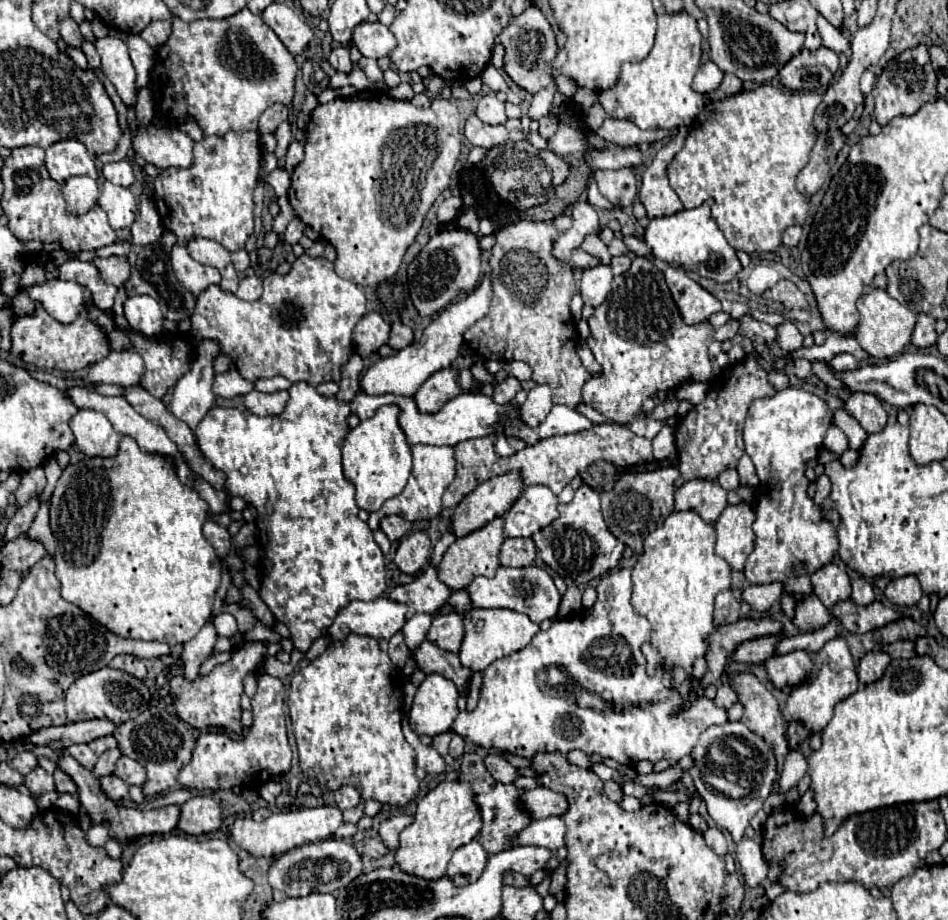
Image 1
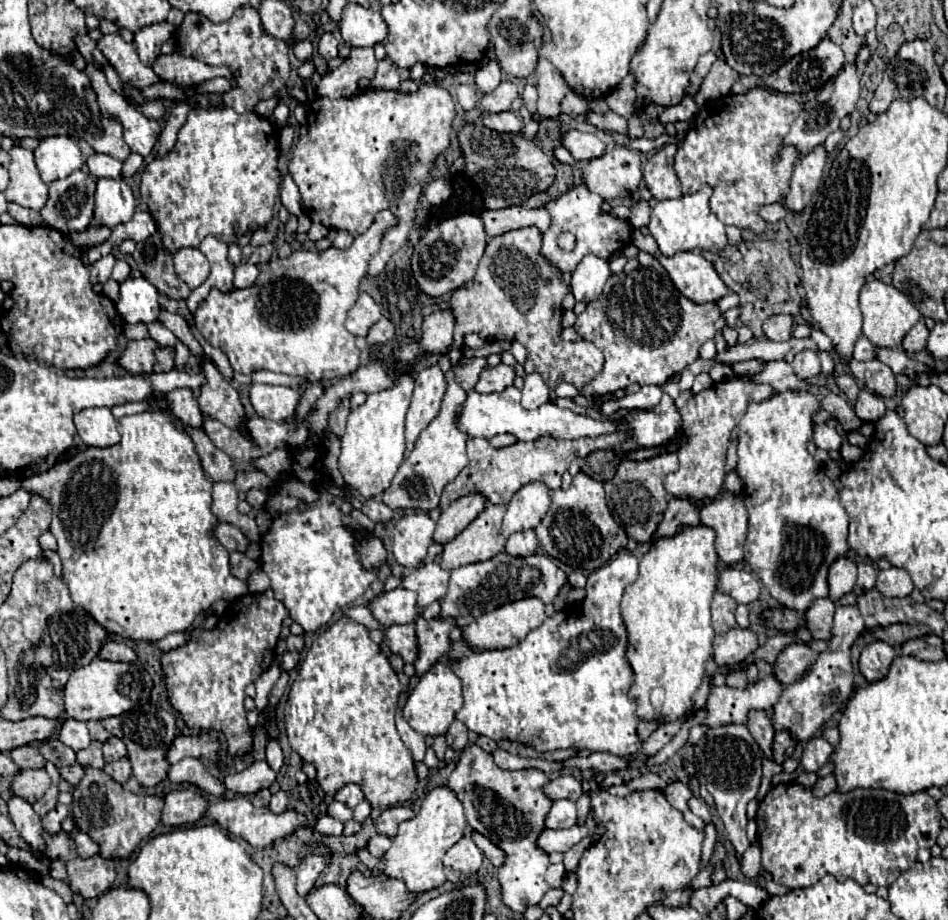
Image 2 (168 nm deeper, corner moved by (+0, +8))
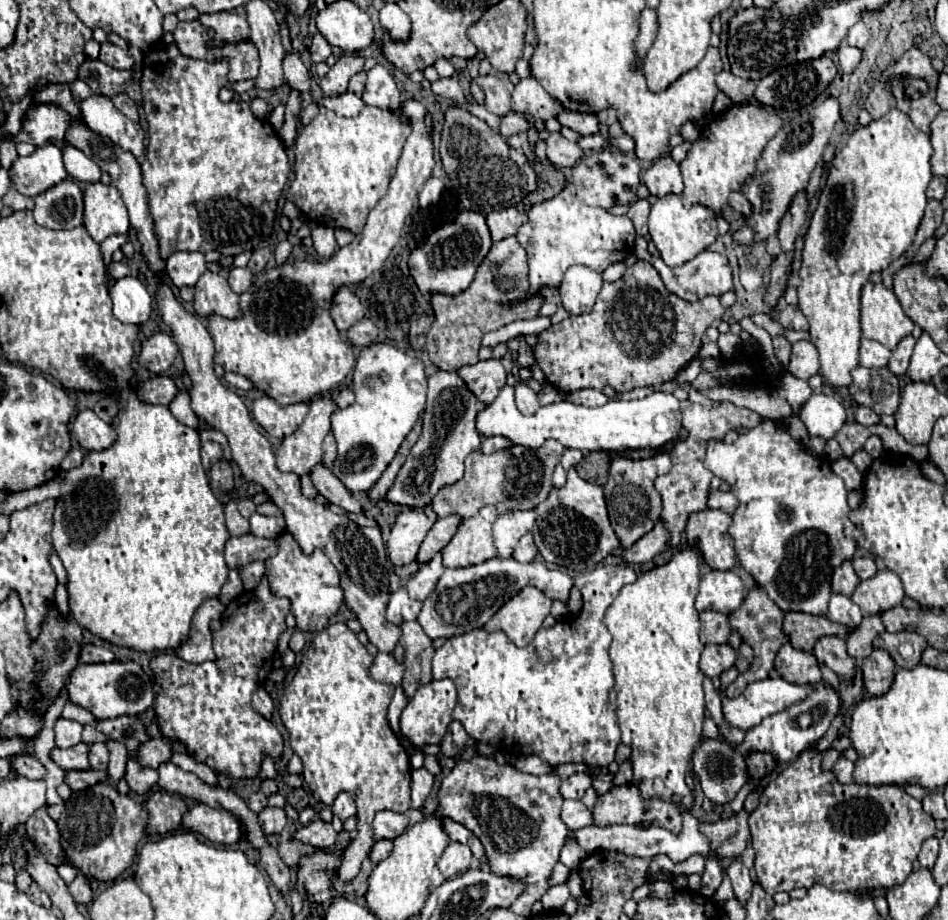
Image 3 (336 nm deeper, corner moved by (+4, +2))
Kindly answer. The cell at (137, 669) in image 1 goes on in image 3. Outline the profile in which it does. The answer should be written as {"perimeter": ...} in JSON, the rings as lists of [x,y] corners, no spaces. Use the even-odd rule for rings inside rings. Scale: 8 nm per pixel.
{"perimeter":[[[84,644],[80,650],[78,664],[92,664],[92,662],[112,662],[114,654],[108,648],[94,646],[94,644]]]}

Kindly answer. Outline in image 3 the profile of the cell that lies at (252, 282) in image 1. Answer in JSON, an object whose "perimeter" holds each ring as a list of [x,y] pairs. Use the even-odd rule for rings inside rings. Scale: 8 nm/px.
{"perimeter":[[[232,268],[228,282],[236,294],[244,294],[252,284],[252,274],[248,268]]]}

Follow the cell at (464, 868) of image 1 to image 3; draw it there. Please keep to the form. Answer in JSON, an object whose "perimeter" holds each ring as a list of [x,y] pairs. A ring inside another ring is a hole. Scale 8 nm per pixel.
{"perimeter":[[[450,842],[438,860],[438,868],[444,874],[444,878],[452,878],[456,874],[466,872],[470,868],[470,862],[472,862],[470,848],[460,842]]]}

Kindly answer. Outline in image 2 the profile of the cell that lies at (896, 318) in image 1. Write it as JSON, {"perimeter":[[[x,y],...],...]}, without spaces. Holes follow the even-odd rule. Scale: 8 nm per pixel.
{"perimeter":[[[870,278],[860,292],[860,310],[864,316],[864,336],[878,348],[898,348],[906,332],[918,322],[918,308],[894,286],[888,286],[876,278]]]}

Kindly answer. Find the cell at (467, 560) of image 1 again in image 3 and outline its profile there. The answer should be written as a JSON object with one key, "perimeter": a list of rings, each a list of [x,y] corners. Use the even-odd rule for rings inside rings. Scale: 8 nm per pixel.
{"perimeter":[[[484,506],[476,516],[462,520],[452,540],[442,548],[446,568],[462,568],[494,558],[492,524],[498,518],[494,506]]]}

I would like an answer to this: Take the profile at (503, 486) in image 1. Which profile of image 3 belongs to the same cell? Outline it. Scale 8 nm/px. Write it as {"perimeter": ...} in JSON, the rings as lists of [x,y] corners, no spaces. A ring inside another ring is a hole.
{"perimeter":[[[446,516],[446,518],[436,520],[436,524],[430,528],[430,532],[426,534],[426,538],[416,554],[416,562],[426,564],[436,552],[440,552],[454,536],[454,530],[458,528],[458,524],[460,524],[458,516]]]}

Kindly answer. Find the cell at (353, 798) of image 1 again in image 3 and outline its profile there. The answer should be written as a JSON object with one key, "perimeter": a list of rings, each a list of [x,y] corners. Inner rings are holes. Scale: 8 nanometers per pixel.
{"perimeter":[[[342,792],[342,794],[334,800],[334,804],[332,804],[332,812],[334,812],[336,816],[340,816],[340,820],[346,820],[346,818],[356,816],[356,802],[354,802],[354,798],[352,798],[350,794]]]}

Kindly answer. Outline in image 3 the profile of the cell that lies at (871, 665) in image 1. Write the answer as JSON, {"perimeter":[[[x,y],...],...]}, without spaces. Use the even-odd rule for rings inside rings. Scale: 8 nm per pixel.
{"perimeter":[[[874,650],[862,662],[864,686],[868,694],[882,696],[884,692],[888,692],[888,688],[894,682],[894,672],[896,672],[896,664],[890,658],[890,654],[886,654],[886,650]]]}

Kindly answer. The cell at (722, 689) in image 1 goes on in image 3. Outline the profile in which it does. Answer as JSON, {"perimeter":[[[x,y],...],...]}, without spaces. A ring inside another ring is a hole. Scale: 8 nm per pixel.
{"perimeter":[[[754,586],[752,590],[748,590],[748,594],[744,596],[742,600],[742,606],[734,612],[728,614],[728,622],[732,626],[732,630],[736,630],[740,636],[742,636],[742,642],[748,644],[752,650],[754,650],[754,660],[750,664],[750,668],[746,672],[742,672],[728,688],[726,688],[726,696],[728,698],[736,698],[740,696],[746,686],[750,682],[756,682],[756,680],[764,680],[768,678],[768,672],[772,670],[772,662],[774,662],[774,656],[776,652],[780,650],[782,644],[788,642],[788,636],[784,634],[782,630],[782,622],[784,622],[784,612],[768,598],[766,590],[762,586]]]}

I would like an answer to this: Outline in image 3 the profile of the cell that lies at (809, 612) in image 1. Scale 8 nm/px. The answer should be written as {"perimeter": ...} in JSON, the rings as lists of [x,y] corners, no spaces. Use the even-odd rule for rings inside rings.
{"perimeter":[[[824,636],[814,646],[814,656],[820,664],[826,664],[840,680],[852,682],[856,674],[856,662],[846,652],[846,642],[838,636]]]}

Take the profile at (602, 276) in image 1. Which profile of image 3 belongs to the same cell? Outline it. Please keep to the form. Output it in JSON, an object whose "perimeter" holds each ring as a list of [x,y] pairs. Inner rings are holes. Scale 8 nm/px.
{"perimeter":[[[570,266],[560,284],[562,306],[574,314],[588,314],[602,288],[602,276],[588,266]]]}

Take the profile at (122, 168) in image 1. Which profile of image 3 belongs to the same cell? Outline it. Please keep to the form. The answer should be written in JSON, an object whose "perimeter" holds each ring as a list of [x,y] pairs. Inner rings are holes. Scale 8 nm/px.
{"perimeter":[[[68,144],[62,150],[62,160],[64,160],[64,168],[72,180],[78,180],[78,182],[98,182],[100,180],[102,172],[98,170],[96,162],[90,160],[88,156],[84,156],[78,148]]]}

